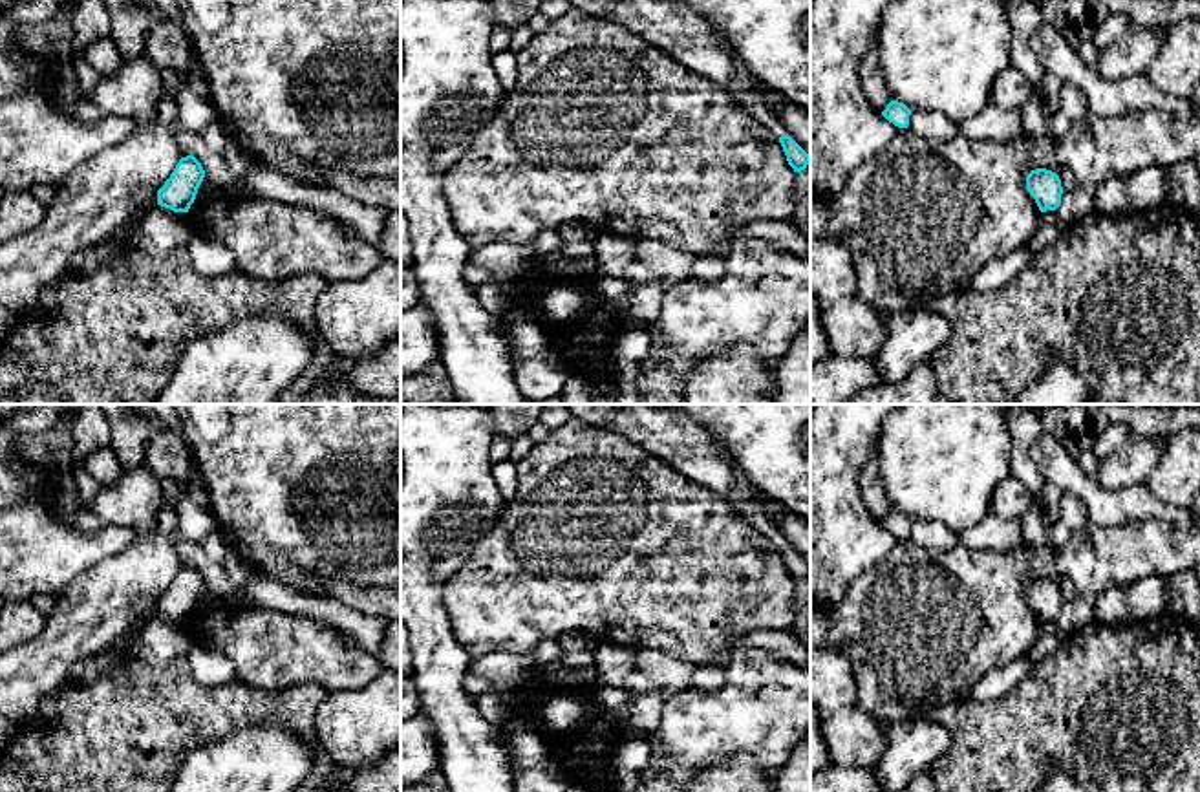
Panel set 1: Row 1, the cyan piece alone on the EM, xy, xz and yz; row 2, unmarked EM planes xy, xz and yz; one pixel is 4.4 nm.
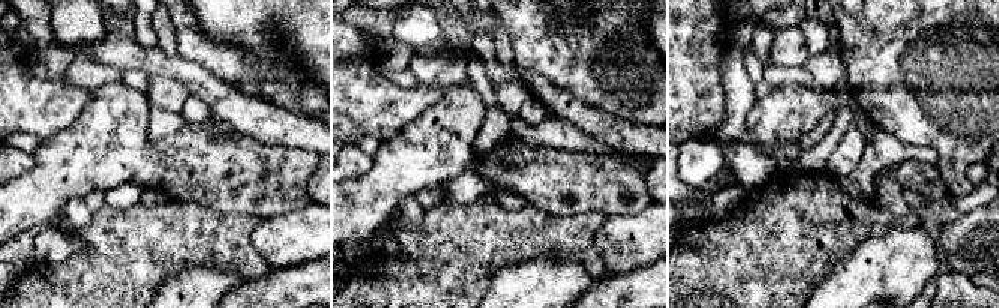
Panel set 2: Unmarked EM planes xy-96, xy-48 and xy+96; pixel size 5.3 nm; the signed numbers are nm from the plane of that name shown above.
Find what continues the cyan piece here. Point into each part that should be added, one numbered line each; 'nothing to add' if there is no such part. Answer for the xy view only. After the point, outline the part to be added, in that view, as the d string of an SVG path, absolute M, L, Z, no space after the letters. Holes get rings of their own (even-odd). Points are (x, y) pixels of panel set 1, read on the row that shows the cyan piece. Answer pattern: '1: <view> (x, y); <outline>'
nothing to add

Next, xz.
1: xz (741, 86); M710 22L710 27L713 29L719 42L732 53L732 62L735 70L735 77L728 84L728 91L734 95L734 99L739 102L743 110L746 110L750 115L754 115L757 121L765 123L777 137L787 135L787 128L781 126L777 117L770 108L766 108L757 95L754 93L755 79L750 75L745 62L737 57L737 53L732 49L730 38L724 29L721 29L717 24Z

